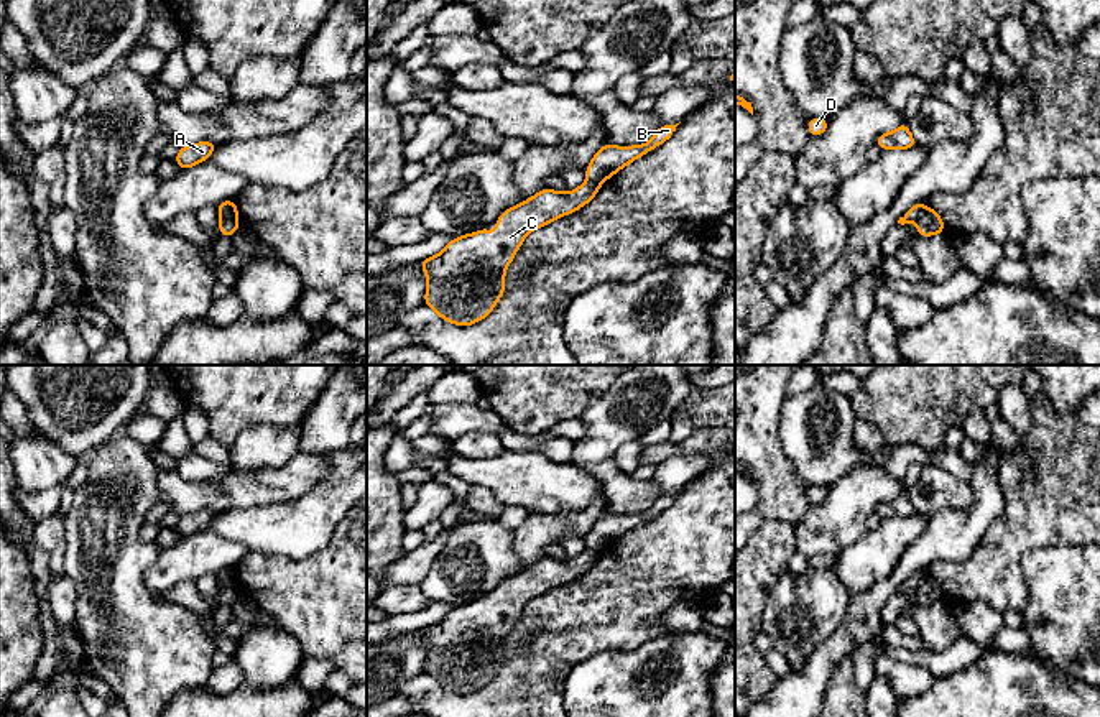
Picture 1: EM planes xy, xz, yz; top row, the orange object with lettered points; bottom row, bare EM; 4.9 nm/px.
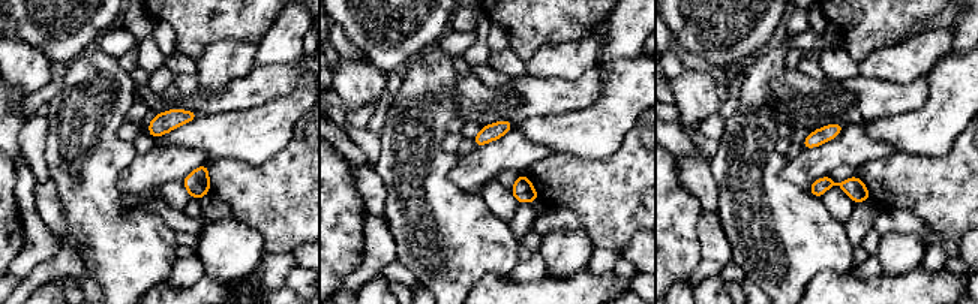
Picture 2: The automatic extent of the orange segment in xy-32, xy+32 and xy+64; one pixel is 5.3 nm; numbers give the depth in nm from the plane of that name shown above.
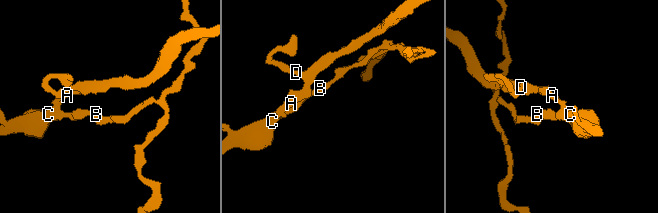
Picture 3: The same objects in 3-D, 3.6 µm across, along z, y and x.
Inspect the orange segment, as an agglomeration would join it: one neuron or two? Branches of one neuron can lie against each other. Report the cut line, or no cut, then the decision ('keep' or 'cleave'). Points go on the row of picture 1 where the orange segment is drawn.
cut in xy along (219, 214), (239, 224); cleave

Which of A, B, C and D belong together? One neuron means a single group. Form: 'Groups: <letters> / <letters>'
Groups: A C D / B

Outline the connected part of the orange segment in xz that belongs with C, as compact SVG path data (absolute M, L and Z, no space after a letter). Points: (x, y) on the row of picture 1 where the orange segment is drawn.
M587 179L571 192L557 192L549 187L539 191L498 217L493 242L490 240L490 227L452 238L441 253L419 261L428 280L424 304L444 321L462 327L485 319L505 293L505 271L526 235L589 204L600 186L602 183Z

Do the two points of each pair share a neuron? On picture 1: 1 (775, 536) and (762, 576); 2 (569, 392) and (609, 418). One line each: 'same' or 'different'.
1: same
2: different

